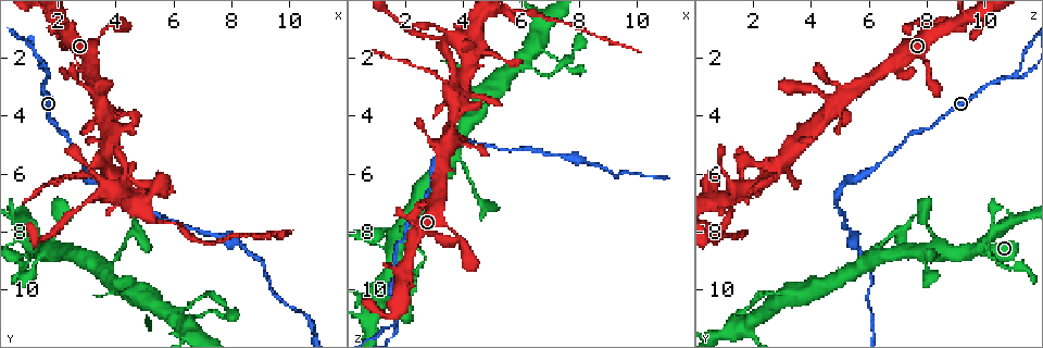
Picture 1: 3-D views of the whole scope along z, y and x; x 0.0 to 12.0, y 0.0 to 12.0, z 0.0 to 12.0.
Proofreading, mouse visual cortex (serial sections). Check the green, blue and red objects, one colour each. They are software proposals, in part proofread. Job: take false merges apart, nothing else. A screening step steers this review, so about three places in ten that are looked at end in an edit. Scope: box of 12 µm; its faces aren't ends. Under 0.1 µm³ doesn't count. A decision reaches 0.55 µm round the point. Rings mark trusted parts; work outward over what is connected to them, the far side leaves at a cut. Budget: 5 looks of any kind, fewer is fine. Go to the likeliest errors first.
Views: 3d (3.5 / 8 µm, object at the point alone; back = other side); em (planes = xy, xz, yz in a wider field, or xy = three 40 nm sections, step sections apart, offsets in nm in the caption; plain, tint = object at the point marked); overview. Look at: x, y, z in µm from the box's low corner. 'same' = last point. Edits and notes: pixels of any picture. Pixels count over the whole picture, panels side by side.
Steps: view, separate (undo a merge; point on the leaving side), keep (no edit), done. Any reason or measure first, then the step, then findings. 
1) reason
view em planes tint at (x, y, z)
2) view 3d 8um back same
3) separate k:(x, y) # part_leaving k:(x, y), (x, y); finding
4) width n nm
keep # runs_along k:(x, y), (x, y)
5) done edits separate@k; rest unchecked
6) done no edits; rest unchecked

side arm on a straight run
view 3d 3.5um at (1.6, 2.6, 11.1)

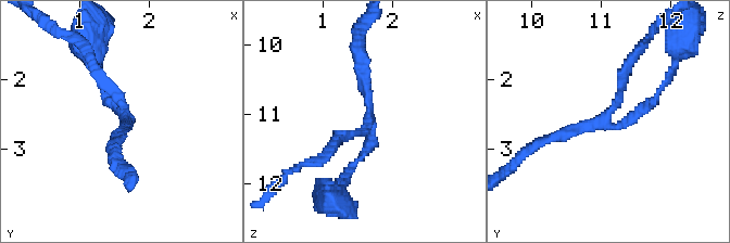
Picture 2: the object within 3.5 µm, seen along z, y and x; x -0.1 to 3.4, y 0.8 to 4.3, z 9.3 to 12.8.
arms 3; arm_widths 100, 150, 150 nm
view em xy step 2 tint at (1.65, 2.55, 11.05)

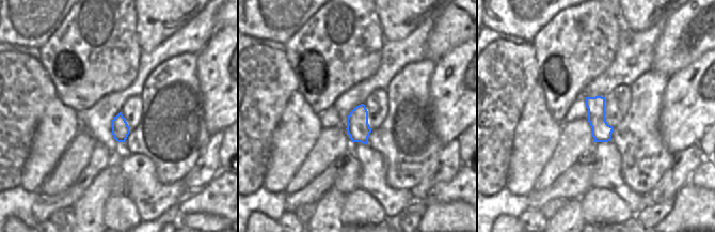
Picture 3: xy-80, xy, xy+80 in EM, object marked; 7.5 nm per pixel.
keep # runs_along 2:(541, 142), (602, 123), (630, 62); one cell here

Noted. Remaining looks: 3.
sudden change in width
view 3d 3.5um at (6.0, 10.8, 2.3)

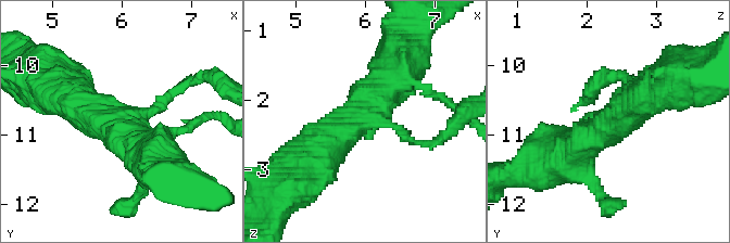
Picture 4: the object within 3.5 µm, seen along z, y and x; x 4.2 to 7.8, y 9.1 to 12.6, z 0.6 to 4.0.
arms 3; arm_widths 150, 600, 600 nm
view em planes tint at (6.00, 10.85, 2.30)

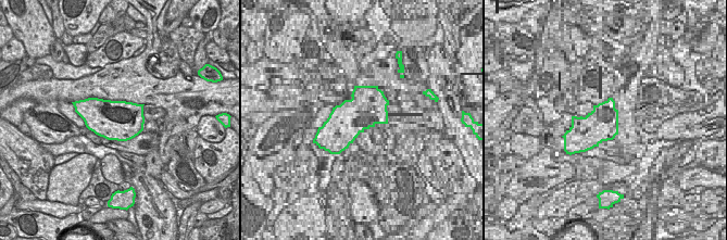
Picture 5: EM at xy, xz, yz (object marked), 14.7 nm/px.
keep # runs_along 4:(313, 160), (363, 118), (397, 71); continuous, no second cell

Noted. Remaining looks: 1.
done no edits; rest unchecked

